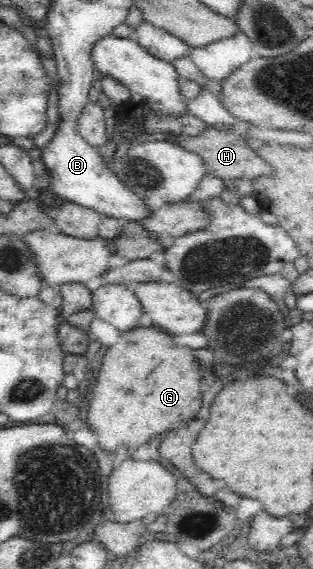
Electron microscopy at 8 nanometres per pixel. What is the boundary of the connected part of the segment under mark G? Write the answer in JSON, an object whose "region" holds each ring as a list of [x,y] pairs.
{"region":[[[137,324],[133,329],[120,333],[116,342],[105,349],[104,359],[92,390],[93,398],[91,398],[91,402],[89,402],[87,422],[94,431],[94,434],[97,434],[99,442],[101,442],[101,448],[107,450],[107,452],[117,450],[117,444],[125,444],[127,448],[137,448],[137,446],[147,445],[151,438],[155,438],[155,436],[159,436],[159,434],[164,434],[171,430],[173,424],[183,422],[183,420],[189,420],[189,418],[195,418],[199,412],[199,408],[202,406],[202,395],[199,393],[199,386],[201,386],[199,364],[197,364],[193,352],[191,352],[188,347],[176,346],[167,331],[159,328],[153,329],[153,327],[144,327],[144,325]]]}

